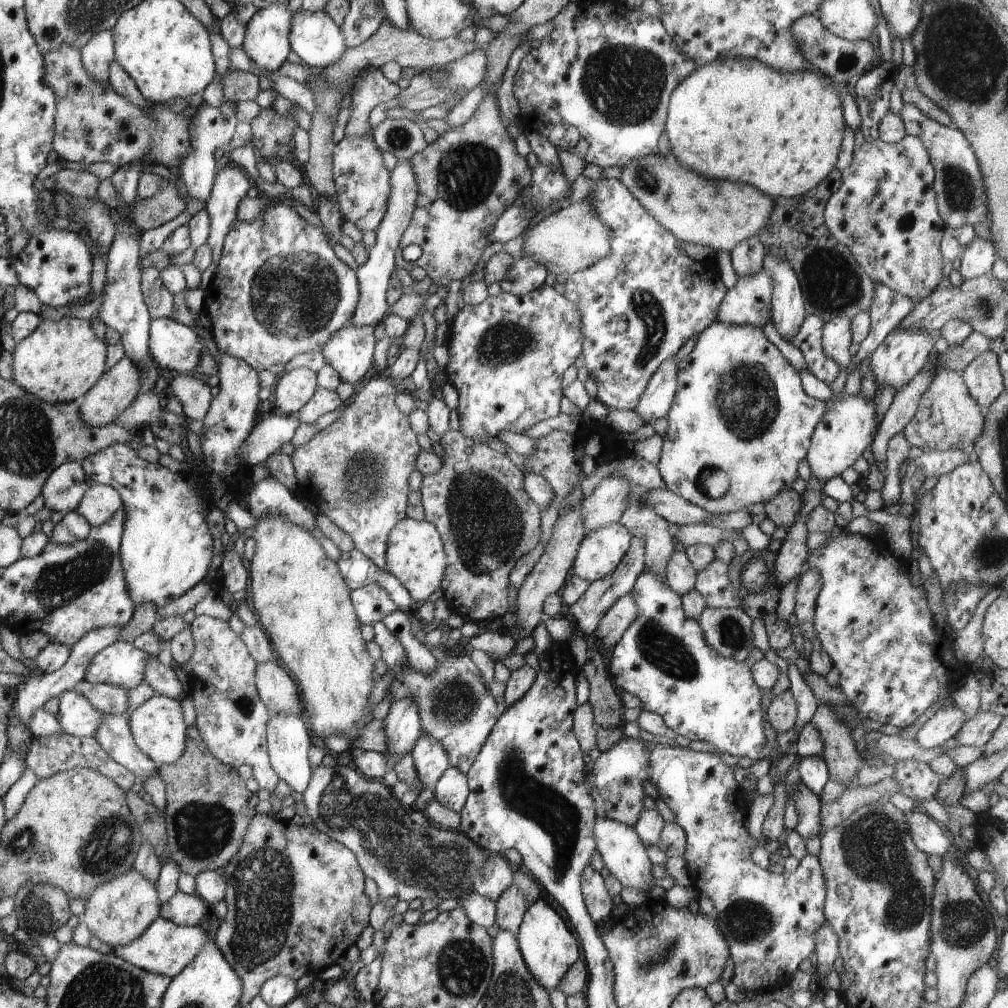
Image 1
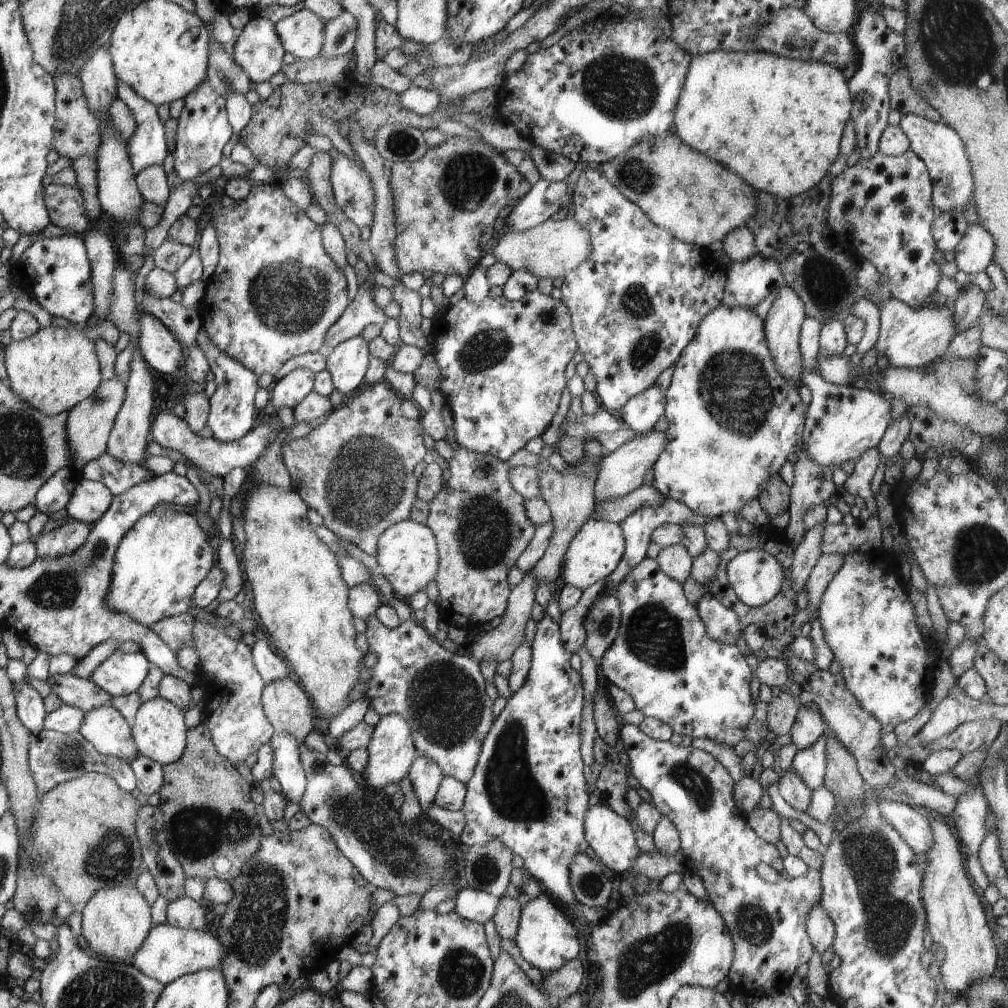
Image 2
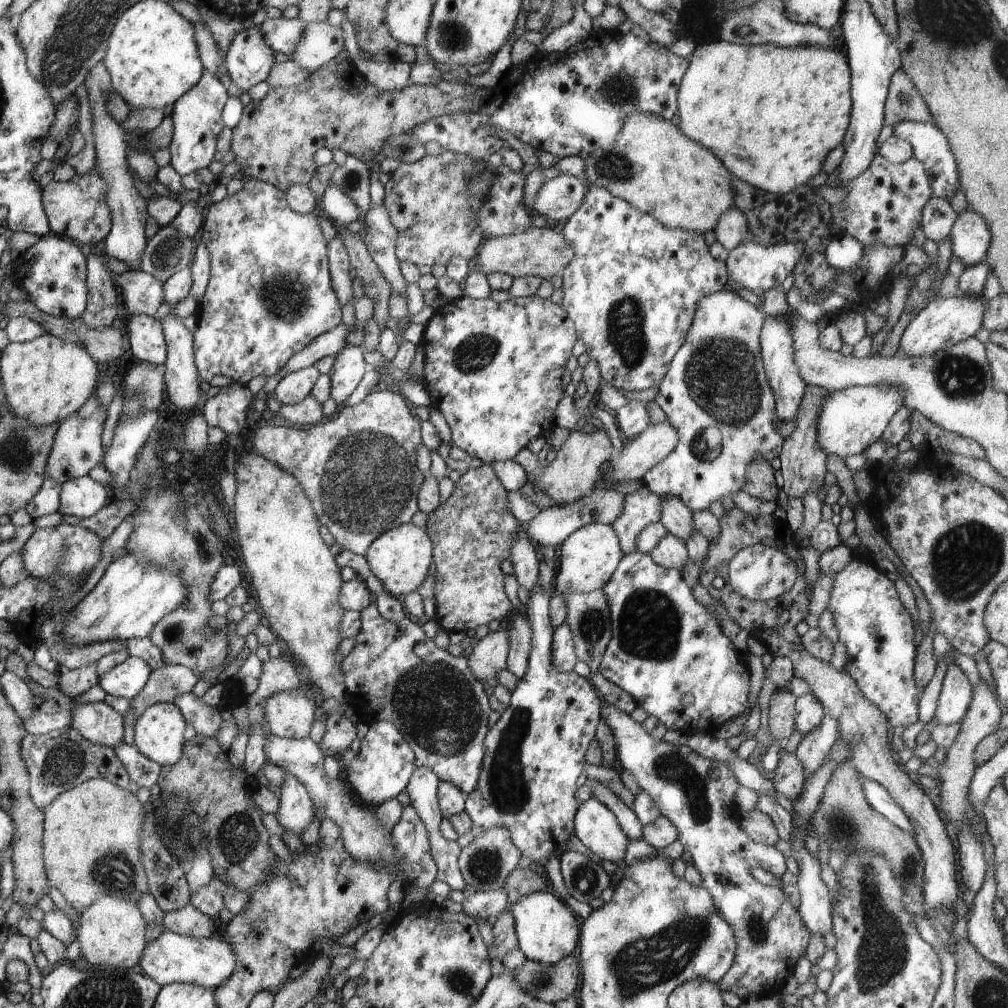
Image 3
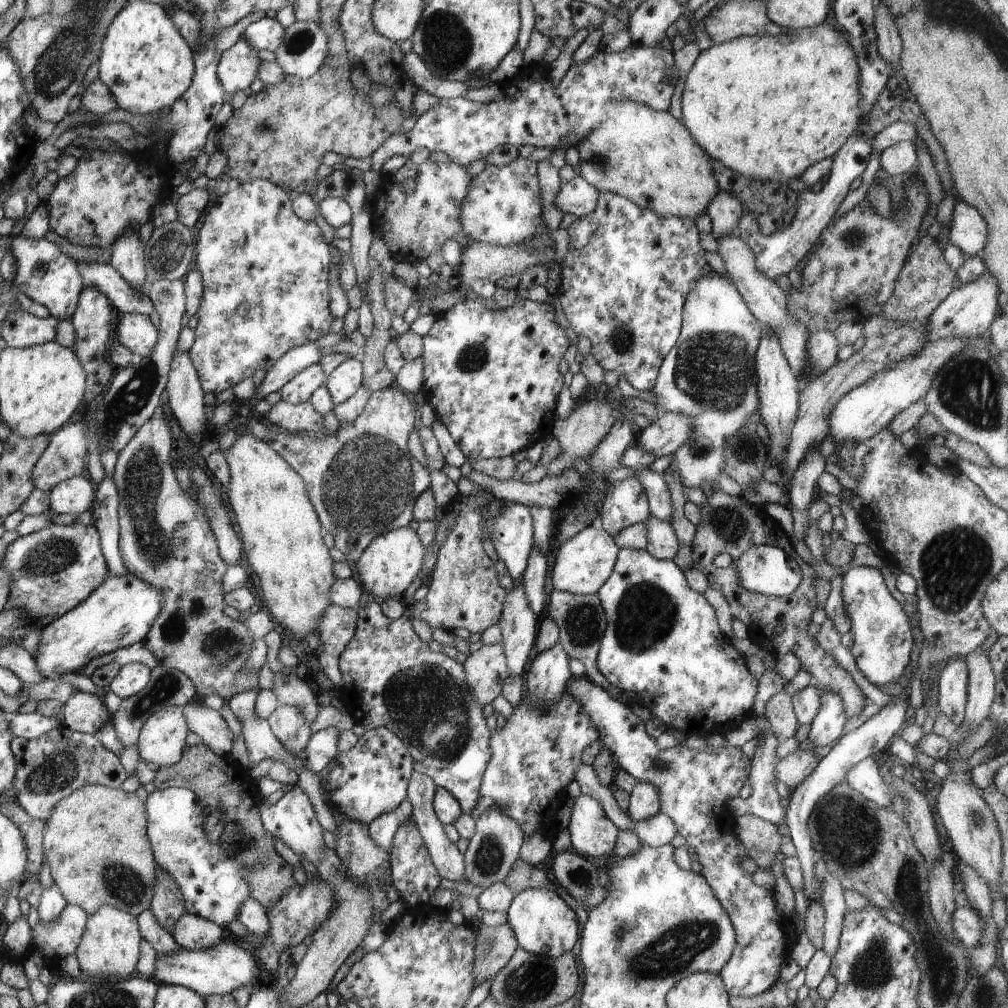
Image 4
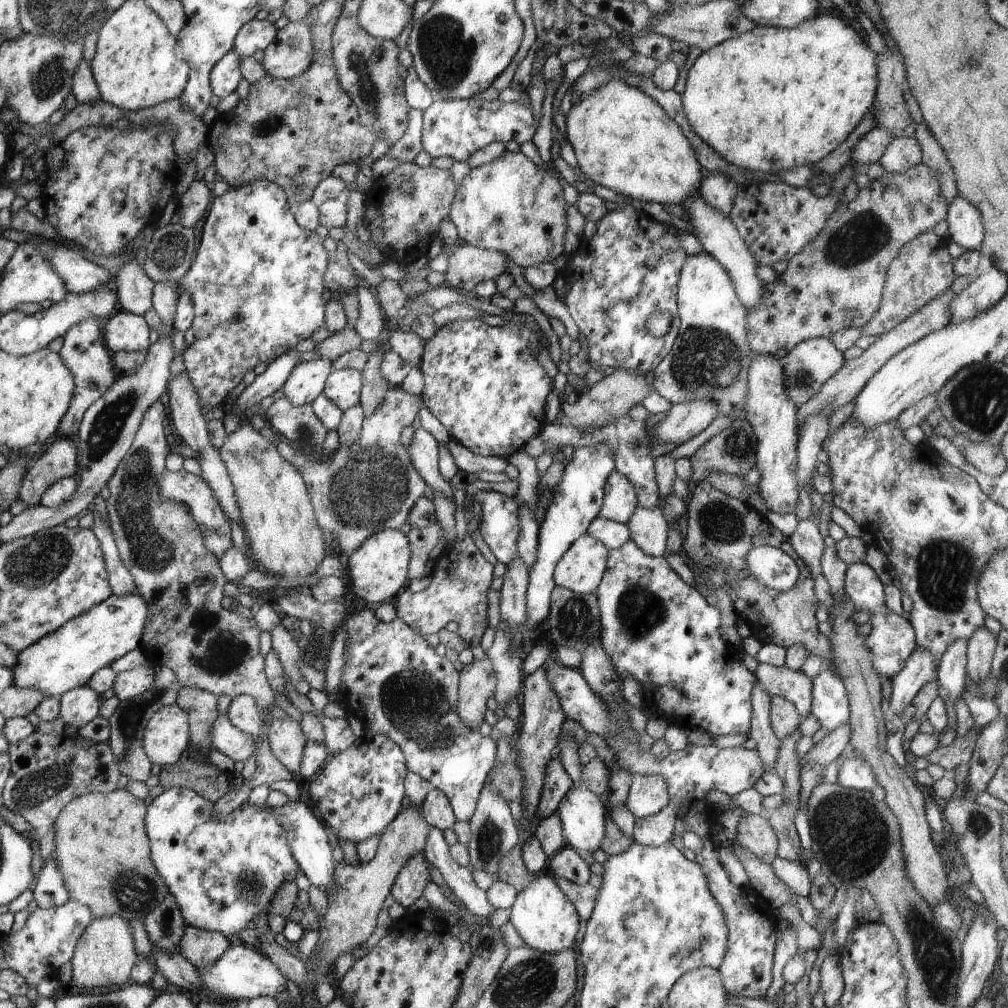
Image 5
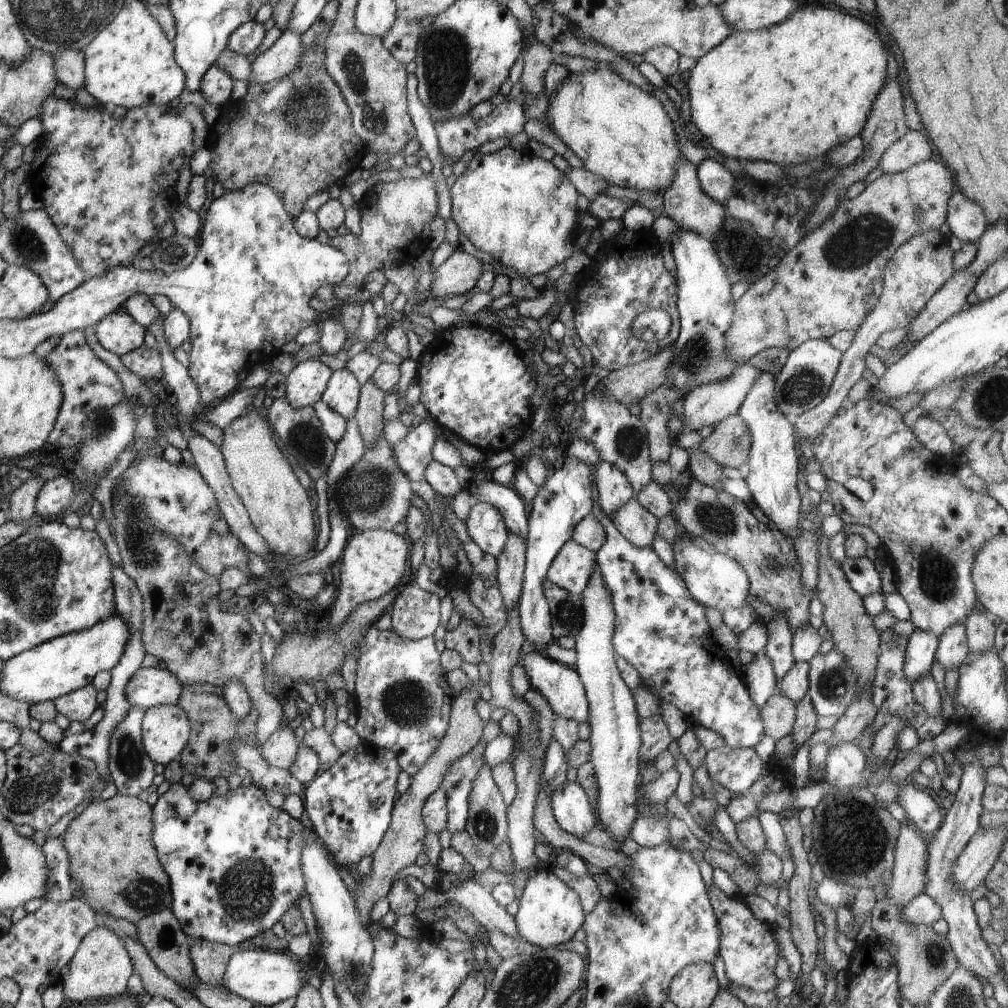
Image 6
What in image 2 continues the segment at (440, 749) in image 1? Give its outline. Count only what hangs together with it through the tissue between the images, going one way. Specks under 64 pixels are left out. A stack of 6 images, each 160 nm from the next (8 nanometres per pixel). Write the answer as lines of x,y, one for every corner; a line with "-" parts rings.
417,754
407,777
411,780
414,794
421,804
423,812
427,811
433,804
438,787
445,777
442,774
441,766
438,766
433,760

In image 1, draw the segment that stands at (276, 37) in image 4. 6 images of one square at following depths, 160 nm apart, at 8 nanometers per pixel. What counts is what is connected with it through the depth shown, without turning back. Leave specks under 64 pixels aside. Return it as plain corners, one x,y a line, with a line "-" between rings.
304,9
297,10
293,16
292,30
289,36
291,48
294,54
300,56
300,60
306,66
324,68
340,62
348,51
348,42
341,31
341,27
329,14
323,10
310,12

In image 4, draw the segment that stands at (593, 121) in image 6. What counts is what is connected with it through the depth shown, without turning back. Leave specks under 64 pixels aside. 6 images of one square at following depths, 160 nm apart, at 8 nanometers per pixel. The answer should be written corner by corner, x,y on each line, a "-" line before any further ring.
633,100
614,101
605,104
606,120
599,126
594,127
586,136
585,139
579,140
577,149
580,157
580,175
584,177
588,184
597,188
600,192
611,192
617,195
622,195
641,206
643,209
654,211
657,215
663,217
688,217
695,220
699,214
705,213
706,207
710,201
716,196
720,190
716,179
714,178
713,168
710,166
710,157
707,152
693,139
693,136
688,132
686,125
676,118
672,117
670,110
657,111
645,104
634,102

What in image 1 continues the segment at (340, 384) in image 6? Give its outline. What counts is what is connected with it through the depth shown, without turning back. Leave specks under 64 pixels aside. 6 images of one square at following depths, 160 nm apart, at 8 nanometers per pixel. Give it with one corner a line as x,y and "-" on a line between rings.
349,322
330,338
322,351
342,383
358,386
366,372
372,370
374,346
374,327
359,327

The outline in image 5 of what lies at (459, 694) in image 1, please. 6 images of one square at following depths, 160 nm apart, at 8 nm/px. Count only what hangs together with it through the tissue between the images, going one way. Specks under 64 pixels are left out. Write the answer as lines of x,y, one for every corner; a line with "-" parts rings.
367,606
360,612
352,614
352,616
350,616
350,618
345,622
343,628
347,632
347,641
345,642
345,665
341,678
342,683
344,682
346,685
346,692
343,700
346,712
352,714
352,716
355,716
358,720
361,720
365,733
370,735
386,735
387,737
390,737
390,740
393,740
398,746
400,746
405,753
409,773
419,774
423,779
431,782
433,788
442,791
443,794
448,797
457,821
469,821
470,817
476,810
476,805
482,787
489,780
490,772
493,770
495,756
497,753
497,744
495,740
490,738
490,736
484,737
480,735
479,731
469,729
467,725
458,718
457,700
460,673
456,668
454,668
454,662
448,660
445,656
443,657
438,655
435,648
429,645
418,631
410,628
410,625
407,625
401,618
396,617
389,623
378,620
375,615
374,607
371,606

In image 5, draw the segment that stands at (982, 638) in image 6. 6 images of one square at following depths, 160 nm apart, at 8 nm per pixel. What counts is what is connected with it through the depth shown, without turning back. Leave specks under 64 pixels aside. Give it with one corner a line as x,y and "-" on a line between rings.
982,625
967,640
967,676
981,683
991,674
991,662
997,645
997,637

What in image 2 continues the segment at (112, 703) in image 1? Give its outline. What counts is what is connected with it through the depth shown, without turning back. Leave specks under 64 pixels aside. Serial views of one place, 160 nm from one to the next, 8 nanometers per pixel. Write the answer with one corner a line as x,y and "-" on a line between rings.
72,673
50,675
47,678
51,692
58,695
64,705
88,712
104,706
113,697
94,681
81,679

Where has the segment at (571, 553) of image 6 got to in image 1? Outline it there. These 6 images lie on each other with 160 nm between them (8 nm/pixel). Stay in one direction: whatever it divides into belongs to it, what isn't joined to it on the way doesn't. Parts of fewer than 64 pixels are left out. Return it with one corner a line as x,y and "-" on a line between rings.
619,522
589,532
578,547
571,574
588,582
609,575
628,552
632,537

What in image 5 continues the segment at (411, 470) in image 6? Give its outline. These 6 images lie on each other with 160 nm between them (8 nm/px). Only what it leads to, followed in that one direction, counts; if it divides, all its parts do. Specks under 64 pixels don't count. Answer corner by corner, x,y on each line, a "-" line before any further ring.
420,427
415,430
408,448
410,462
428,488
436,493
443,494
446,498
454,498
455,489
440,474
438,468
441,444
436,440
436,437

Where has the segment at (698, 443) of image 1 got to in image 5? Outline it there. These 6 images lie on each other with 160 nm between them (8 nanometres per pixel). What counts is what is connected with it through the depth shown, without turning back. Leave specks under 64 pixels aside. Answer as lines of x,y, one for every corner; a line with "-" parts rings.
706,251
688,255
677,284
677,303
680,319
678,336
670,354
653,370
653,389
672,404
692,399
710,399
719,404
722,415
739,415
747,395
748,369
753,352
746,342
747,308
737,295
735,284
726,269

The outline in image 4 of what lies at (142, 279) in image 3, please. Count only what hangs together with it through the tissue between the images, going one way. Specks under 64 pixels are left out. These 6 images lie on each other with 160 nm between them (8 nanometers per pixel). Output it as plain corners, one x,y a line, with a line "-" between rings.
82,261
79,262
79,270
86,288
100,290
120,312
150,315
156,309
150,296
134,289
110,263

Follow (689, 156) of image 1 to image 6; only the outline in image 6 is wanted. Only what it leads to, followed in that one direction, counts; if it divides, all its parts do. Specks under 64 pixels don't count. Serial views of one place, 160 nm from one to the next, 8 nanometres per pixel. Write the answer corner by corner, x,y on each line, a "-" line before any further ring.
821,4
798,7
790,16
782,22
757,31
732,31
718,46
709,50
694,64
686,86
689,92
691,104
691,122
694,123
700,134
707,138
714,148
722,155
736,160
766,161
781,166
808,162
819,156
827,155
833,148
858,137
862,132
873,102
878,96
879,90
886,82
888,66
888,50
878,31
870,24
850,14
831,10

